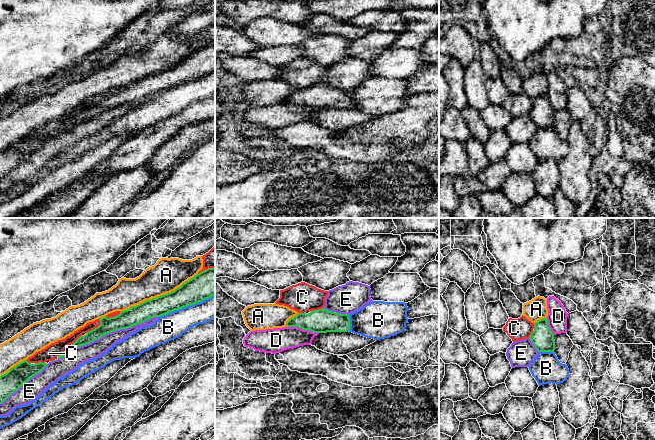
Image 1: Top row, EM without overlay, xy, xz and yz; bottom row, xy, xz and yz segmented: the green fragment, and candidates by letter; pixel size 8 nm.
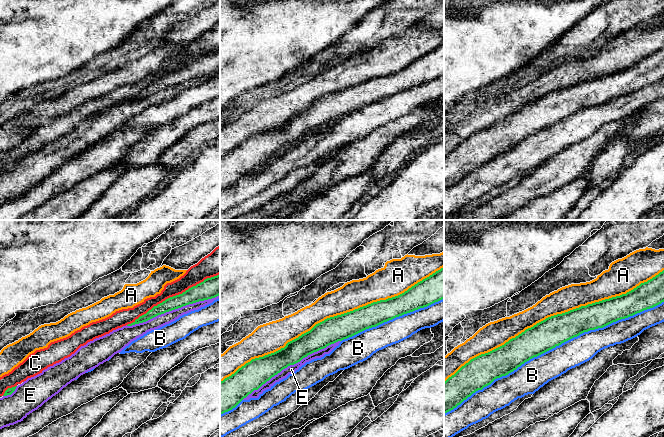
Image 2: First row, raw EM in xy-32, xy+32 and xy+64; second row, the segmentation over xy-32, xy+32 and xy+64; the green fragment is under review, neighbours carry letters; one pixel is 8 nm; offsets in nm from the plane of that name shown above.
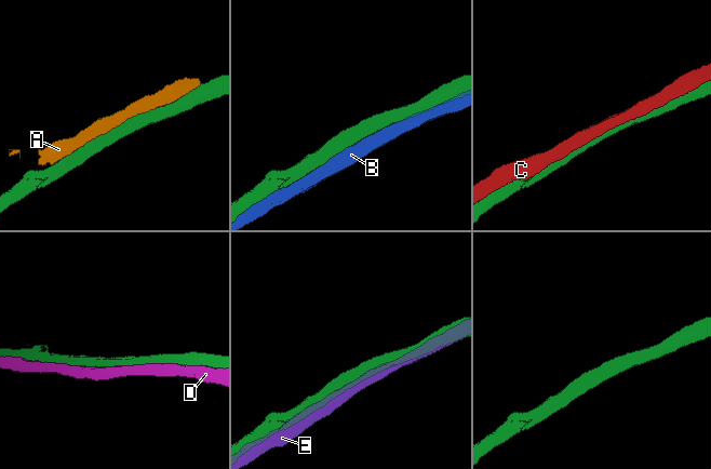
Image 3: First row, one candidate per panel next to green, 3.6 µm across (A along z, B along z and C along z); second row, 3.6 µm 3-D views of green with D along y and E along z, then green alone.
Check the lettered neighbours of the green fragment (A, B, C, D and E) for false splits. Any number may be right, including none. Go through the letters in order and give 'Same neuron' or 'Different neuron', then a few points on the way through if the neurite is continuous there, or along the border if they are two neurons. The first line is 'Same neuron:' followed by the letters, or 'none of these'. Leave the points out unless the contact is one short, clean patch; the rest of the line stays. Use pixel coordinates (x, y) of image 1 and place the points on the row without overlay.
Same neuron: none of these
A: Different neuron
B: Different neuron
C: Different neuron
D: Different neuron
E: Different neuron

